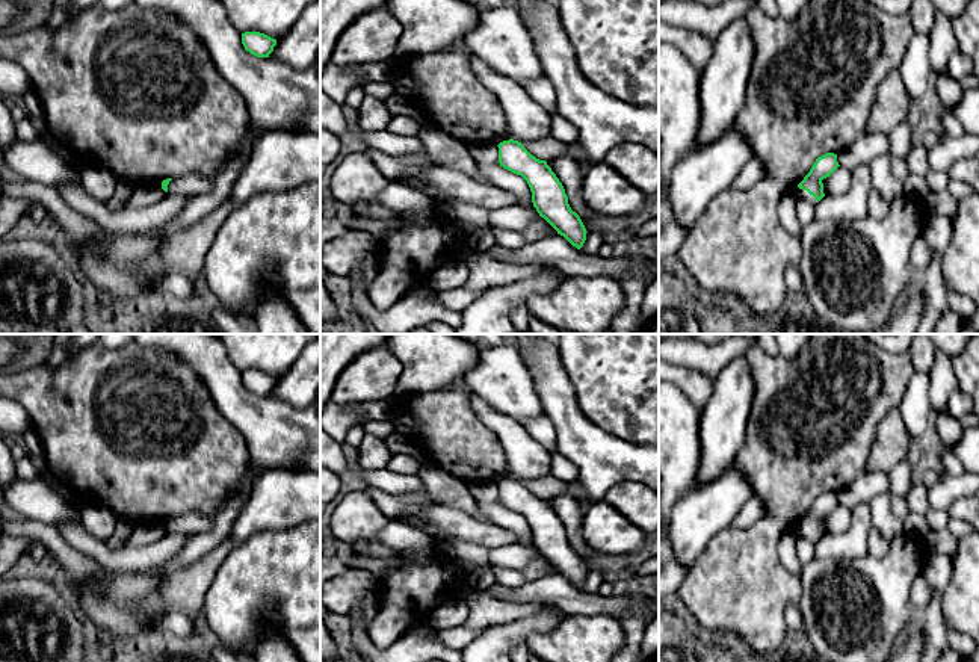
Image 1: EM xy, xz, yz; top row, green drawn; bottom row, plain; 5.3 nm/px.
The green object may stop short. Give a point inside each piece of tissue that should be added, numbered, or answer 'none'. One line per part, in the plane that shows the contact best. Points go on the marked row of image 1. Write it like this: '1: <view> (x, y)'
1: yz (799, 194)

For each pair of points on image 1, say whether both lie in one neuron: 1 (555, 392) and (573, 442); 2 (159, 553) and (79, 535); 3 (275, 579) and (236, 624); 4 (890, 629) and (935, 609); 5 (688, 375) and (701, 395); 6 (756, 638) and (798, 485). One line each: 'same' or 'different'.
1: same
2: same
3: same
4: different
5: same
6: same

